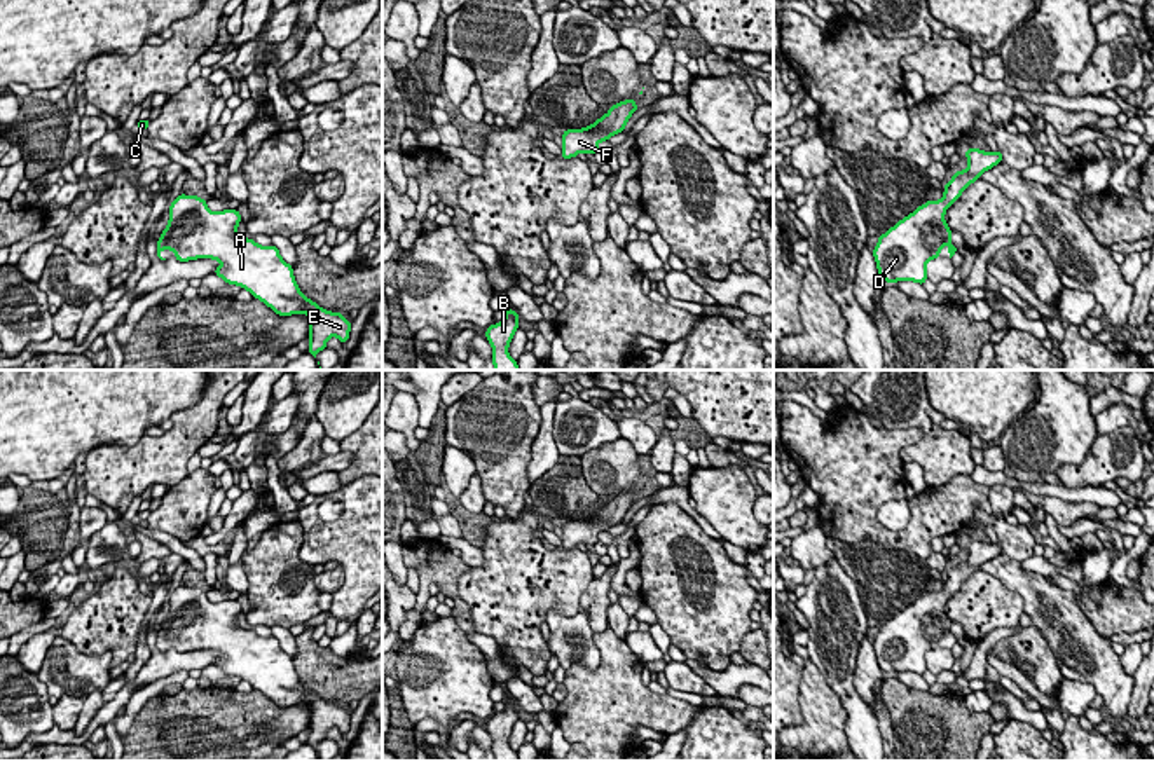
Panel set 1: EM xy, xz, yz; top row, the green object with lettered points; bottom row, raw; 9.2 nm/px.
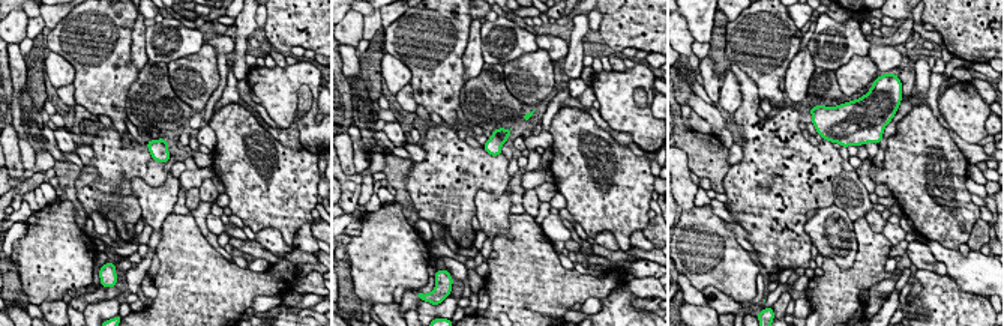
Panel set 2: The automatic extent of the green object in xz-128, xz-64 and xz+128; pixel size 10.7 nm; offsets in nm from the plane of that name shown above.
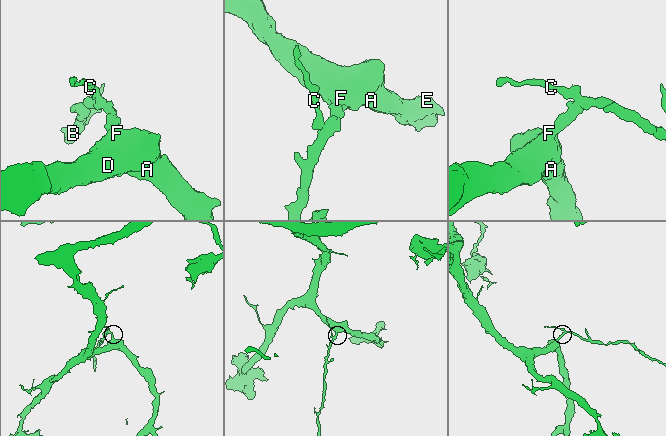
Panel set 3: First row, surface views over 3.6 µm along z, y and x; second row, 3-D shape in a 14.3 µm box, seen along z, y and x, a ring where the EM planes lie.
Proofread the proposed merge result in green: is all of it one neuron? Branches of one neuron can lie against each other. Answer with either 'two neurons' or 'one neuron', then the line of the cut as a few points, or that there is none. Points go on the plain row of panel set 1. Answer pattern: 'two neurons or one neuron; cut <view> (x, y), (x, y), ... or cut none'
one neuron; cut none

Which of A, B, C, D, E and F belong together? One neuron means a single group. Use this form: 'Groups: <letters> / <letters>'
Groups: A B C D E F

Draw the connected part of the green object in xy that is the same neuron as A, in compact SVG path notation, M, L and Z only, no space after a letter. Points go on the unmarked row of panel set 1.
M180 585L169 597L169 613L157 632L157 648L166 651L161 642L171 641L178 653L218 651L222 656L213 665L227 675L248 681L278 707L307 705L311 730L307 744L314 749L326 740L330 728L337 728L340 735L347 733L351 712L346 712L342 703L325 702L307 689L279 641L237 627L239 613L237 600L213 604L196 585Z

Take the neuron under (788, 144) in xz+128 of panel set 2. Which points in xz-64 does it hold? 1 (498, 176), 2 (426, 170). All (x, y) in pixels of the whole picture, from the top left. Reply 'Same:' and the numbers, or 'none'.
Same: 1, 2

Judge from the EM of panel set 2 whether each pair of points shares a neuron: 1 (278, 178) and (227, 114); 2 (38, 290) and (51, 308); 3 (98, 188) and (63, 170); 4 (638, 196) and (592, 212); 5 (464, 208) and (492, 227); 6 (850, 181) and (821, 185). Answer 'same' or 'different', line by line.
1: same
2: different
3: different
4: same
5: different
6: different

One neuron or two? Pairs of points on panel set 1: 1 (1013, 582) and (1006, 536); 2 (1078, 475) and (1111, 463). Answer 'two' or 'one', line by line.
1: two
2: one

